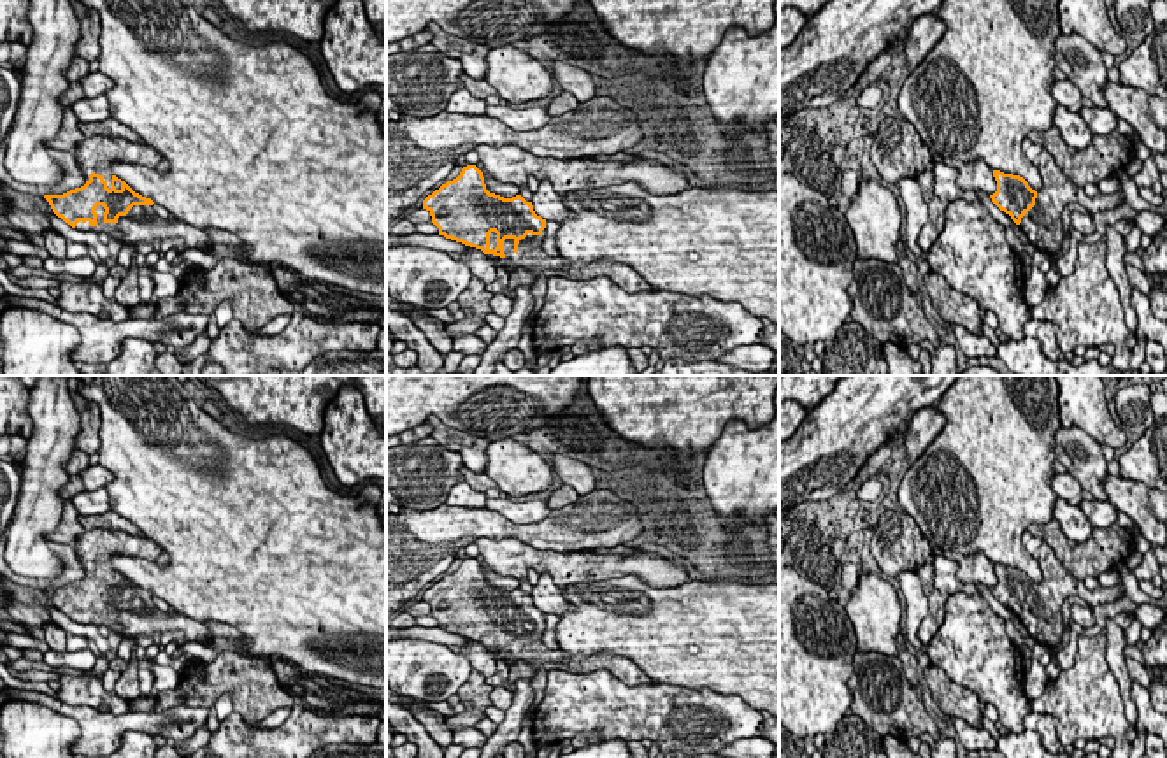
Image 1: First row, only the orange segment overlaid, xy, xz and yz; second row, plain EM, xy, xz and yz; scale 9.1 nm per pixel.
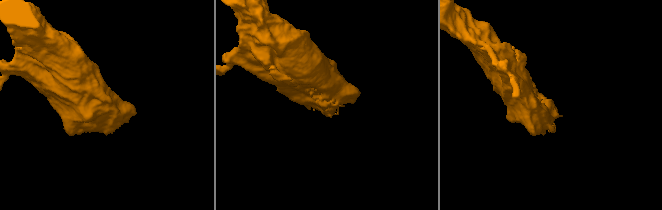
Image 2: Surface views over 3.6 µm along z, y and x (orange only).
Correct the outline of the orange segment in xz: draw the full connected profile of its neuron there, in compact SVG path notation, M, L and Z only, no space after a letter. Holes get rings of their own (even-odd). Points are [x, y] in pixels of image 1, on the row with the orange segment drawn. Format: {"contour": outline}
{"contour": "M476 165L463 167L456 179L447 181L428 195L423 200L423 209L430 212L432 223L439 228L439 235L481 249L484 254L507 258L512 263L512 270L516 267L523 267L535 277L544 274L546 277L560 275L572 281L609 277L614 284L628 293L653 291L641 274L618 261L597 260L584 263L570 261L562 256L549 258L542 251L546 219L537 216L532 202L526 202L521 195L504 198L490 193L484 184L483 172Z"}

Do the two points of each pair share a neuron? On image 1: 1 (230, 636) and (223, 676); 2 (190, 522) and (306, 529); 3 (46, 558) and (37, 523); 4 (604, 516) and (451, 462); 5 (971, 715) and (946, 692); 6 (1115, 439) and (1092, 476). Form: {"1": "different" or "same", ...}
{"1": "different", "2": "same", "3": "same", "4": "different", "5": "same", "6": "different"}

